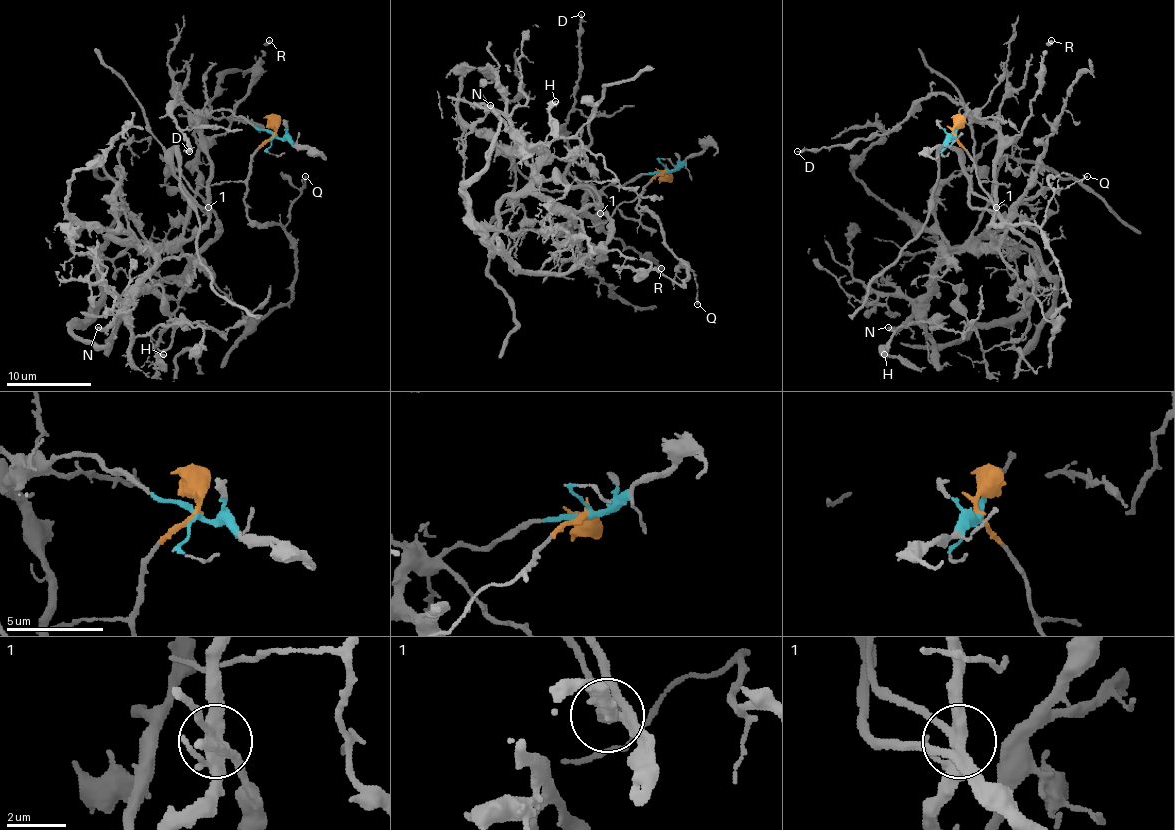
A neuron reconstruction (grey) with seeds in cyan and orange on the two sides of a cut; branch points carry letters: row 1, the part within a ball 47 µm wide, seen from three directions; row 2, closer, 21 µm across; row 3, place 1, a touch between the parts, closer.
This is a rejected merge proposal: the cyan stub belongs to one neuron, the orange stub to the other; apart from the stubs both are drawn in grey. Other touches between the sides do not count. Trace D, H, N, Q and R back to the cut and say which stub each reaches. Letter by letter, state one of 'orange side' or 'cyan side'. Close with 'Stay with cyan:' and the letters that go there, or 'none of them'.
D: cyan side
H: cyan side
N: cyan side
Q: orange side
R: cyan side
Stay with cyan: D, H, N, R

